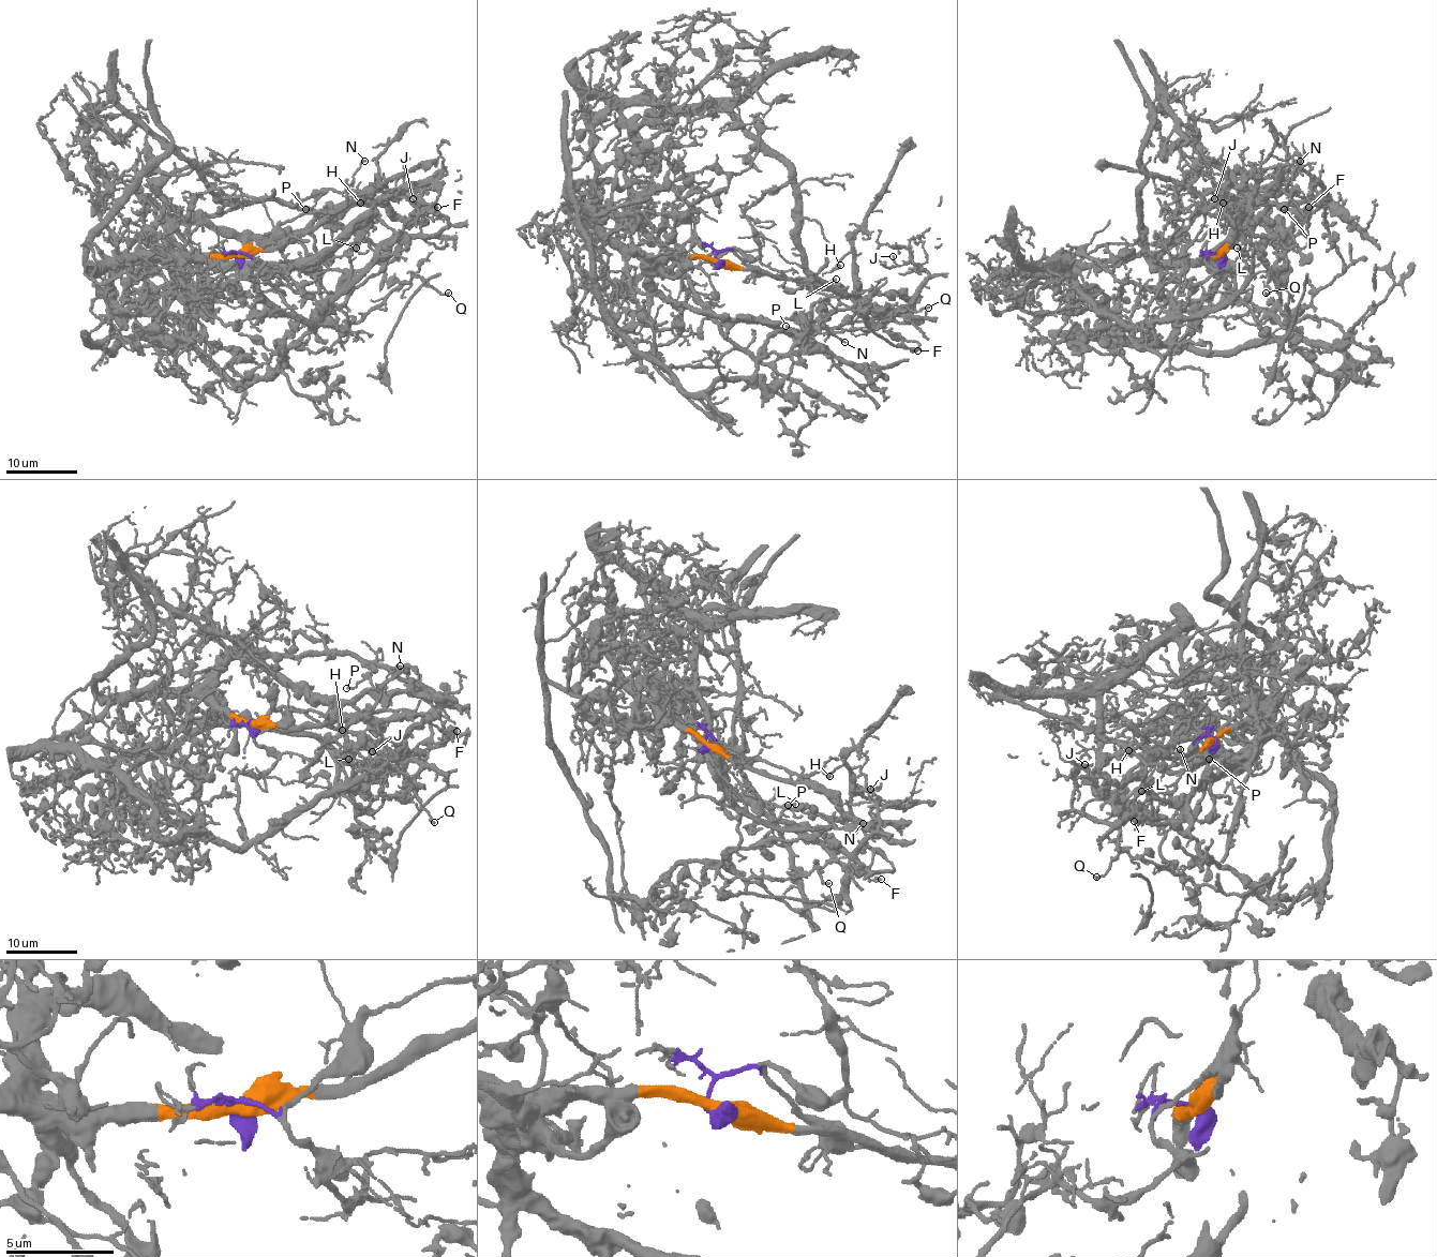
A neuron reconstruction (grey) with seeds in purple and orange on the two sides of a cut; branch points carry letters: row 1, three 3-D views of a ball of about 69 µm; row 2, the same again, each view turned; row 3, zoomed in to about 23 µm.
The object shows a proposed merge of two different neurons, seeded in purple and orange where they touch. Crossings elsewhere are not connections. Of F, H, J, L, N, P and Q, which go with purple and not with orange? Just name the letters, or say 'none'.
J, L, Q

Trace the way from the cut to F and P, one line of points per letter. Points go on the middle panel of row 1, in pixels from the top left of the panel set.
F: (717, 263), (827, 284), (843, 292), (873, 322), (917, 349)
P: (717, 263), (829, 284), (866, 311), (855, 311), (836, 327), (819, 328), (803, 338), (787, 325)

